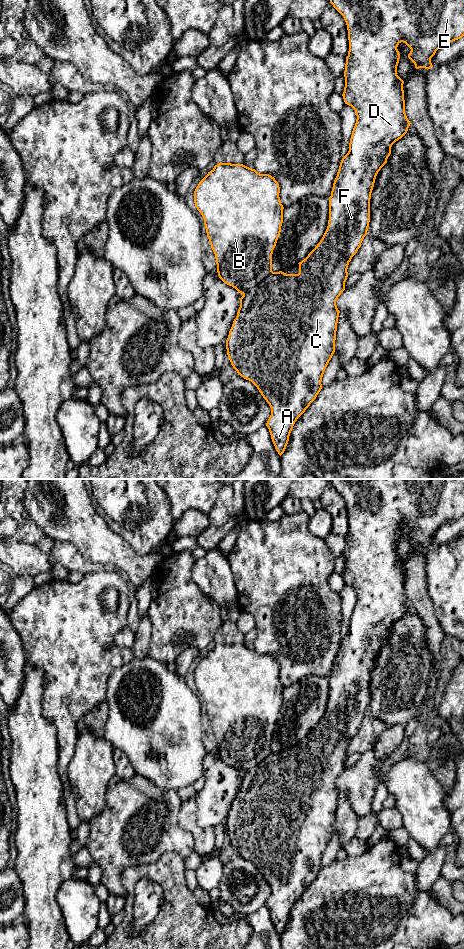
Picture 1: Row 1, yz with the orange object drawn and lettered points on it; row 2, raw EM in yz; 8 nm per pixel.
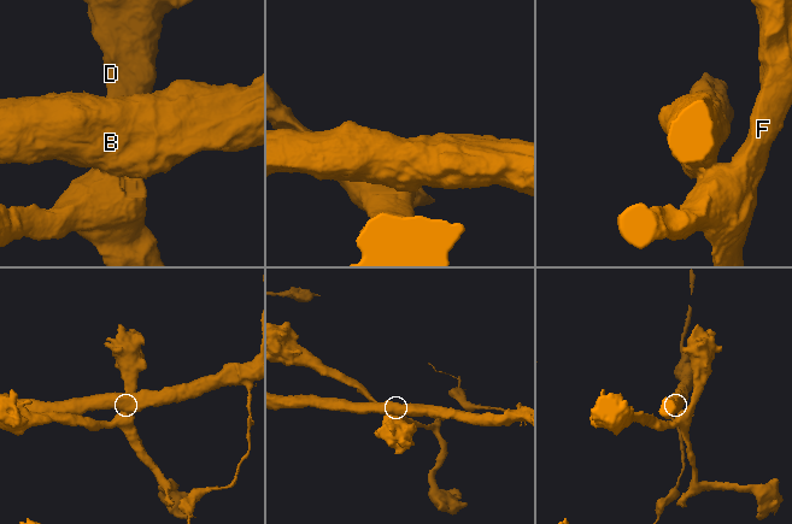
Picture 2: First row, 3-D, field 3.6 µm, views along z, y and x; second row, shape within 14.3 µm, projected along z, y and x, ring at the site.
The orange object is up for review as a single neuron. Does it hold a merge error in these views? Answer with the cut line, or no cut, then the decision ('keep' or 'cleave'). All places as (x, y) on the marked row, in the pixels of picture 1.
cut yz (271, 270), (251, 293), (243, 295); cleave

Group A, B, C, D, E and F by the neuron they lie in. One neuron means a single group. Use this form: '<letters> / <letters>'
A C D E F / B

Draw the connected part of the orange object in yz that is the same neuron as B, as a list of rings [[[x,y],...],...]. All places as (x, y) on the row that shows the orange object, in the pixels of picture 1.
[[[219,163],[215,165],[214,168],[210,172],[208,172],[208,174],[199,182],[194,191],[195,207],[203,216],[207,237],[215,254],[218,276],[225,284],[232,286],[238,291],[238,293],[241,293],[243,295],[252,294],[261,284],[261,279],[268,278],[269,273],[272,271],[272,254],[280,235],[281,226],[283,223],[284,207],[281,204],[279,193],[279,184],[271,175],[260,174],[255,169],[249,168],[243,164],[231,163]]]

